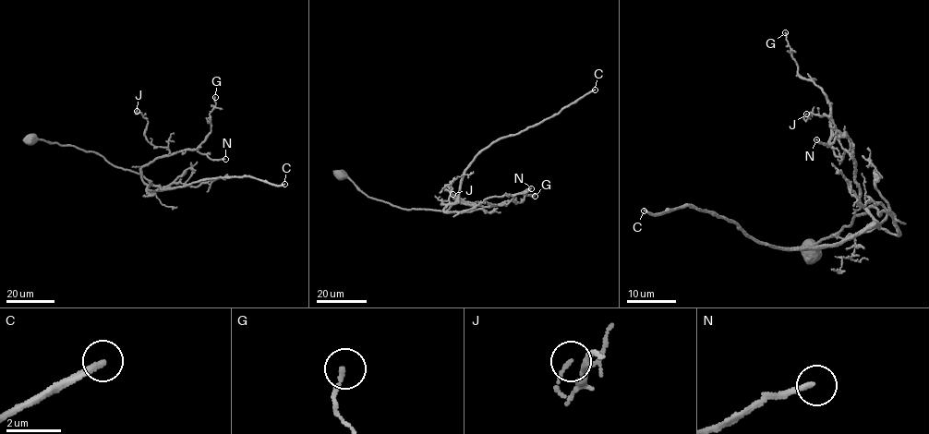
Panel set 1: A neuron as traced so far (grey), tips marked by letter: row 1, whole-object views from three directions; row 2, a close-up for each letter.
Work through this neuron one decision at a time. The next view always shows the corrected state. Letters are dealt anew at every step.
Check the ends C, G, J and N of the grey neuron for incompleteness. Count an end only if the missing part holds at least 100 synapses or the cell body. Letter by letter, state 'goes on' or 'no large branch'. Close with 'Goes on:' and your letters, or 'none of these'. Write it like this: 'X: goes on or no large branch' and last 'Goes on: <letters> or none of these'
C: goes on
G: no large branch
J: no large branch
N: no large branch
Goes on: C

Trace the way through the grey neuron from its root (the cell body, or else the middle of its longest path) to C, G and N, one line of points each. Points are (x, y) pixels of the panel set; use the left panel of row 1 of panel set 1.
C: (30, 138), (96, 152), (117, 167), (142, 174), (162, 189), (229, 176), (284, 184)
G: (30, 138), (96, 152), (150, 185), (142, 179), (142, 167), (199, 146), (211, 129), (215, 97)
N: (30, 138), (96, 152), (117, 167), (140, 174), (148, 185), (141, 169), (158, 158), (189, 149), (225, 159)

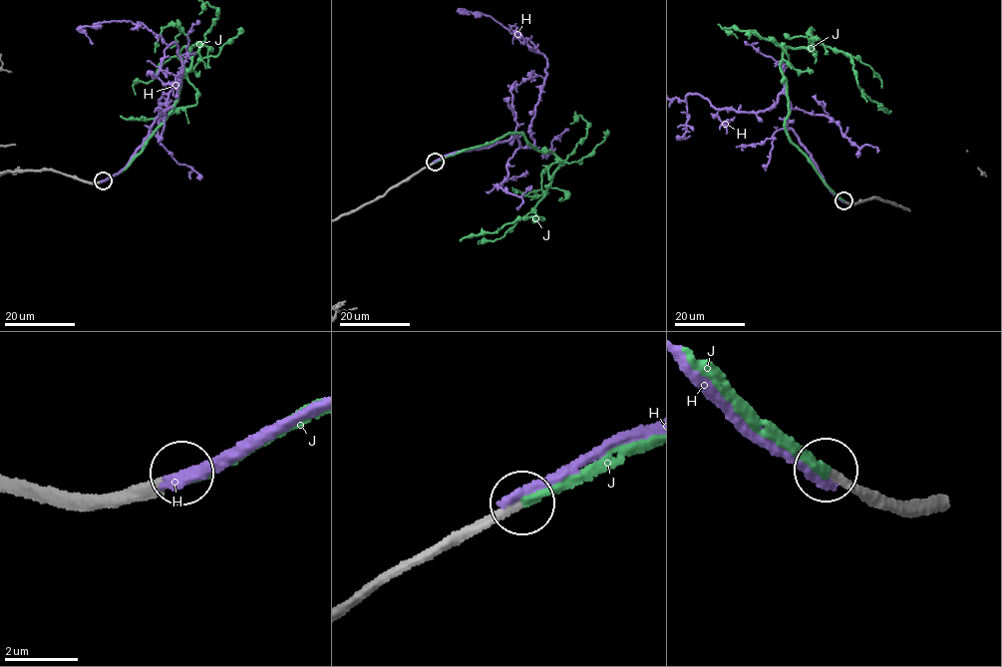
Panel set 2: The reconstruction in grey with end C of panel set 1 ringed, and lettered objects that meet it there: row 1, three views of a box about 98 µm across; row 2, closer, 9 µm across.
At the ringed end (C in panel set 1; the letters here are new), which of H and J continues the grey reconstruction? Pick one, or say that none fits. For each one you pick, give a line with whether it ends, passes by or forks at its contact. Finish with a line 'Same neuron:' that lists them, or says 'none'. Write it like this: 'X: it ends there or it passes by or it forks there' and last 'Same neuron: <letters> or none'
J: it ends there
Same neuron: J

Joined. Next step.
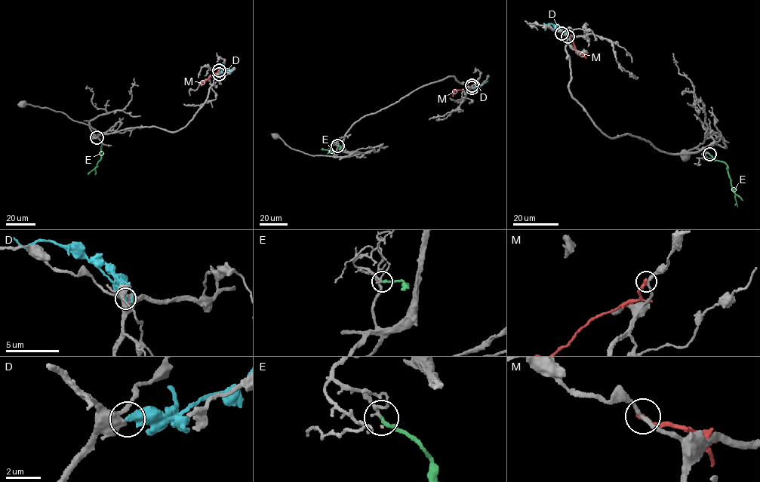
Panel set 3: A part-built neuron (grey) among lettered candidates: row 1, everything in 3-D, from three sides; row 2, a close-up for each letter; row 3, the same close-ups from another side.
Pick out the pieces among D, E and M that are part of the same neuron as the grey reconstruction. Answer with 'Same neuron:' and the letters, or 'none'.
Same neuron: E

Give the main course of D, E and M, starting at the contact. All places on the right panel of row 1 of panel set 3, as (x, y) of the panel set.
D: (567, 36), (561, 28), (556, 29), (552, 23)
E: (709, 154), (715, 161), (726, 164), (737, 207)
M: (561, 32), (569, 35), (577, 52), (588, 53)

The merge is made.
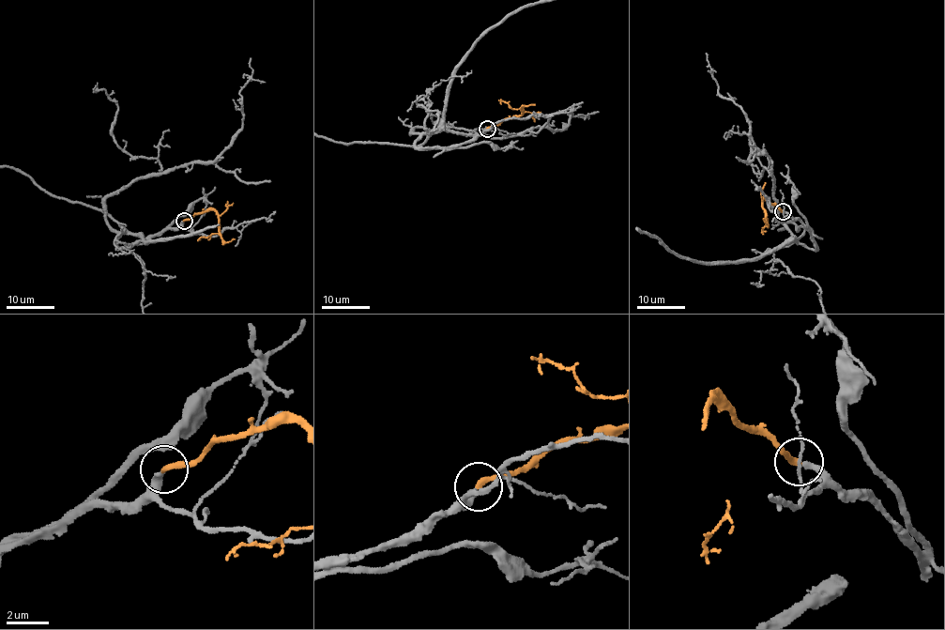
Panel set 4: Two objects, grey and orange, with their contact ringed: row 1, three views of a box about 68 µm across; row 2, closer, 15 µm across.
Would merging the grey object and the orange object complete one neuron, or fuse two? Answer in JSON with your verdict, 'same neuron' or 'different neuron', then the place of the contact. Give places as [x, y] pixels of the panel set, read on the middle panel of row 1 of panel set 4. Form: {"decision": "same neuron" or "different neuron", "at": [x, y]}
{"decision": "same neuron", "at": [487, 129]}

